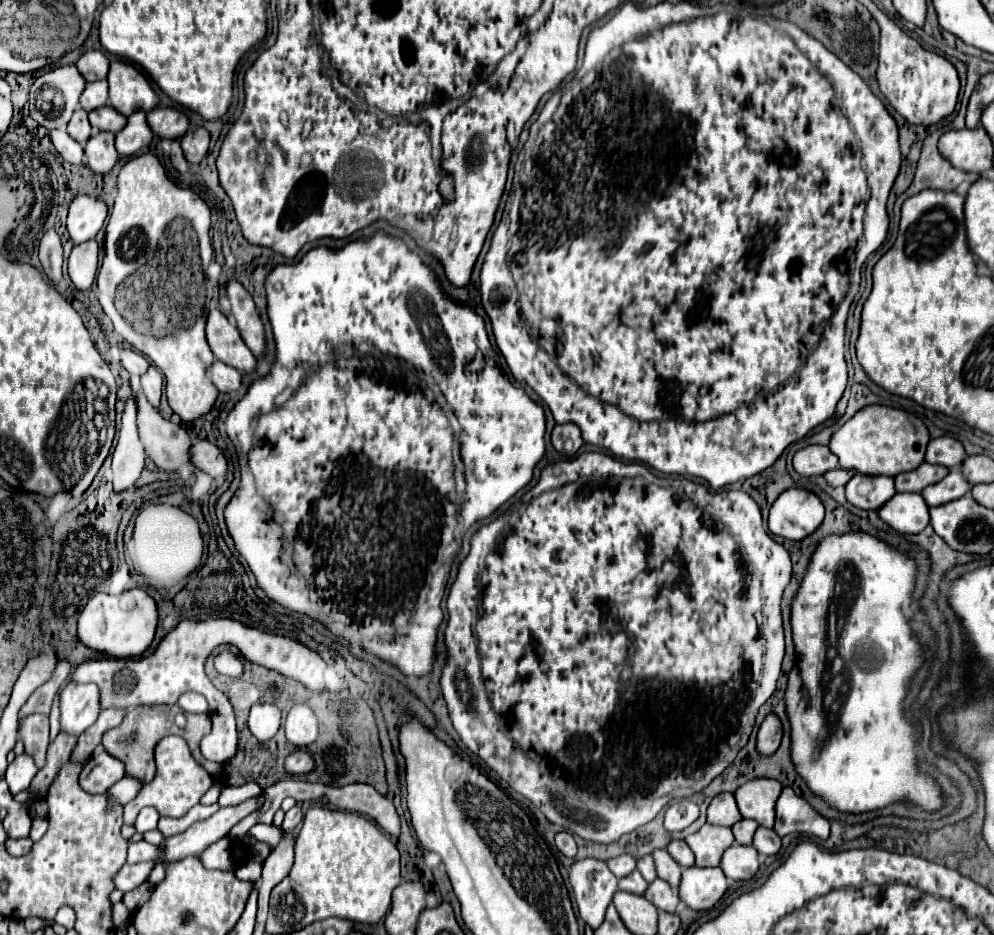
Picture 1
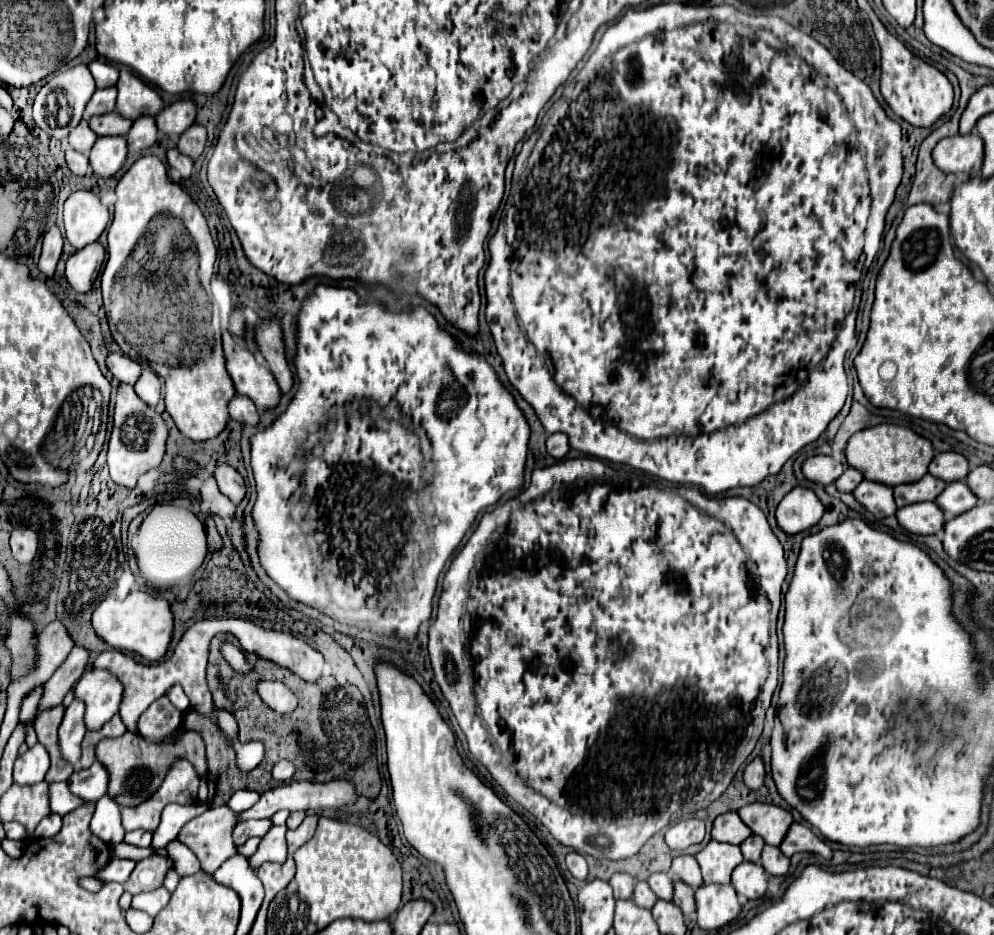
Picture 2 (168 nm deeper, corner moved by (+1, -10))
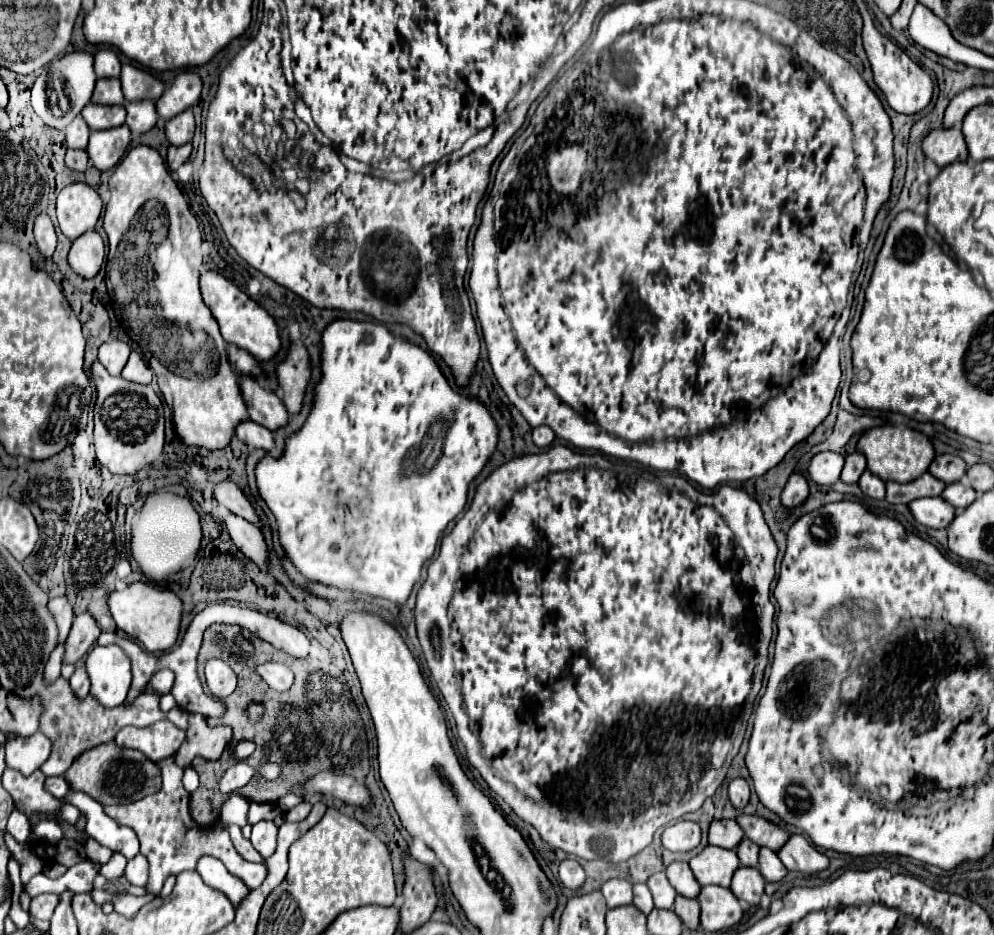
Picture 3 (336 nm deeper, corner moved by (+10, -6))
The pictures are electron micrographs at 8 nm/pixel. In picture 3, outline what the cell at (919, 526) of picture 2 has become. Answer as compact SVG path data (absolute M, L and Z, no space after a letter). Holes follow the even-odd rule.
M940 496L936 498L918 498L908 504L914 520L928 528L946 528L954 518L954 508L944 502Z

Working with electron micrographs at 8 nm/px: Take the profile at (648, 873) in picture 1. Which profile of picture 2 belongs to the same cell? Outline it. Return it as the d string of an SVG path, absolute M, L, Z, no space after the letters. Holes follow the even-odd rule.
M651 874L647 882L651 890L657 894L657 898L673 900L673 876L671 874Z

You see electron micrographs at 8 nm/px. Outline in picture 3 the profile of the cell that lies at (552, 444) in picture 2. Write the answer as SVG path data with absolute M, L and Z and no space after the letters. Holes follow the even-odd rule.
M548 426L534 428L534 444L536 446L546 448L546 446L550 446L554 442L554 438L556 438L556 434L552 432L552 428L548 428Z

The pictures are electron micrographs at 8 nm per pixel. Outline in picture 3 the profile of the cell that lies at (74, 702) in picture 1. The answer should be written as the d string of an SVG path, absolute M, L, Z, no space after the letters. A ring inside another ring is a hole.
M94 646L86 658L90 678L90 696L104 708L116 708L124 702L130 688L130 660L118 646Z

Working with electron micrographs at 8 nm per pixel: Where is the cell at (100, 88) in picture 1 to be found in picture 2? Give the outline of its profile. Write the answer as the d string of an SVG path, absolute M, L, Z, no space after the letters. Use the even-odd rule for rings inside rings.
M103 88L103 90L97 90L87 108L85 108L85 116L95 116L95 114L107 114L107 112L113 112L115 110L115 100L117 100L117 88Z

